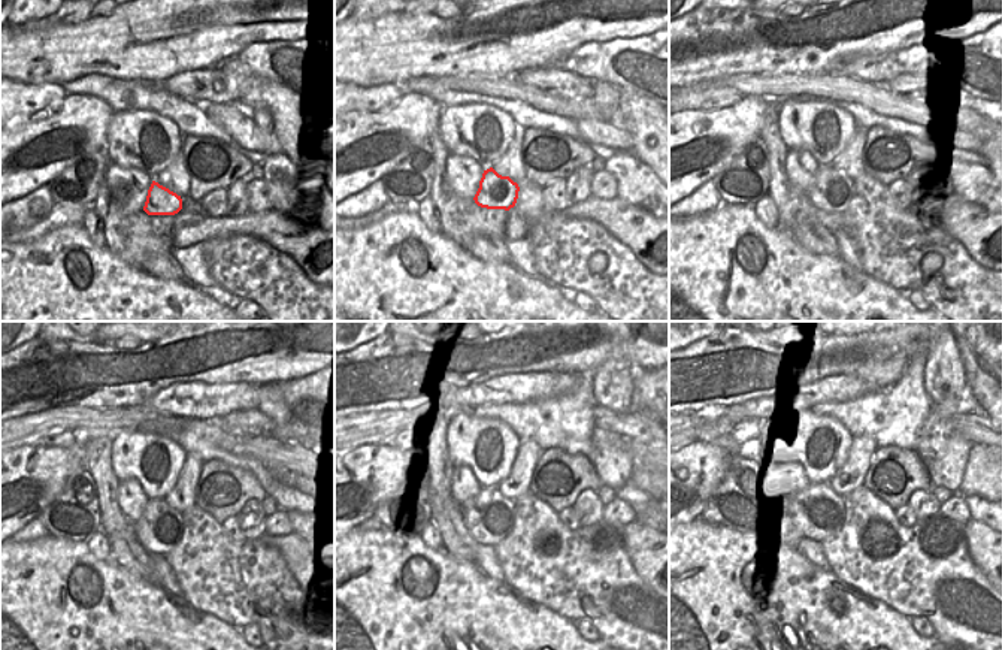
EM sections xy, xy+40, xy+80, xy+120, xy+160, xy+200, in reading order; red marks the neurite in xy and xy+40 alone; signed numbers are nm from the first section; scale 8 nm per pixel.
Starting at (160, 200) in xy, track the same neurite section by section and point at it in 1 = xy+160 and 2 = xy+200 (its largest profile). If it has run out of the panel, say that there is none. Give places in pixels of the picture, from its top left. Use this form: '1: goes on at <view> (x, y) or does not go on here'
1: goes on at xy+160 (489, 517)
2: goes on at xy+200 (819, 513)

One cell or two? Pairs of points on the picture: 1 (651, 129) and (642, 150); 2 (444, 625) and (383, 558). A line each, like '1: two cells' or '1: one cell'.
1: one cell
2: one cell

